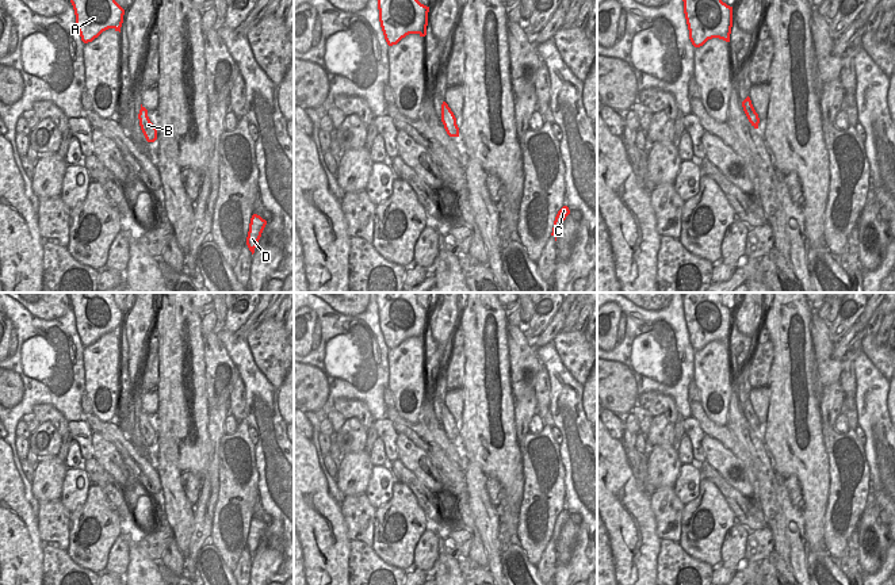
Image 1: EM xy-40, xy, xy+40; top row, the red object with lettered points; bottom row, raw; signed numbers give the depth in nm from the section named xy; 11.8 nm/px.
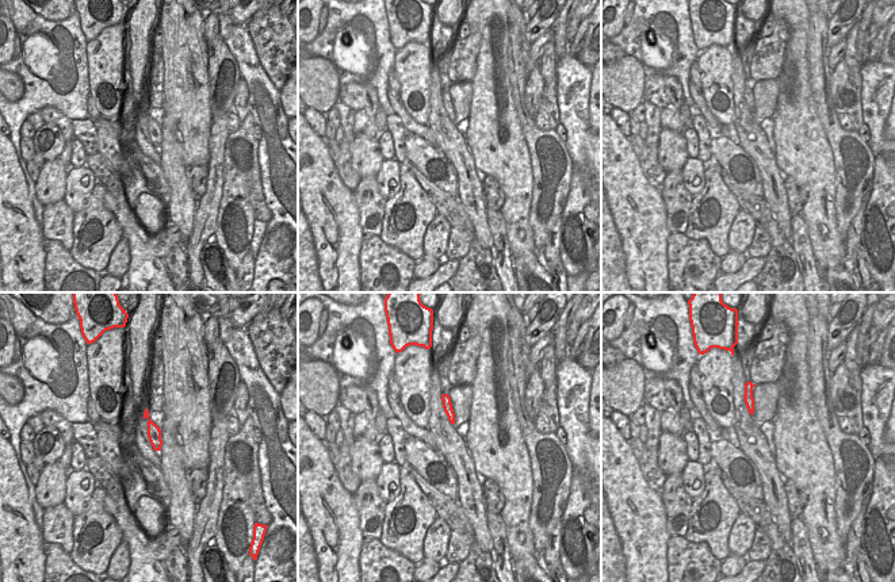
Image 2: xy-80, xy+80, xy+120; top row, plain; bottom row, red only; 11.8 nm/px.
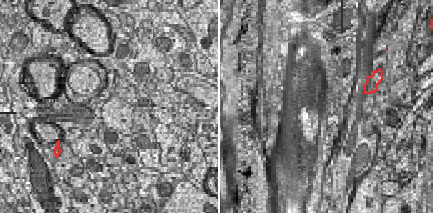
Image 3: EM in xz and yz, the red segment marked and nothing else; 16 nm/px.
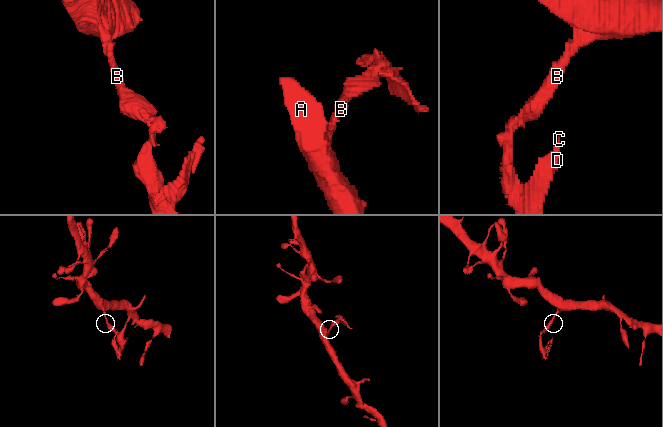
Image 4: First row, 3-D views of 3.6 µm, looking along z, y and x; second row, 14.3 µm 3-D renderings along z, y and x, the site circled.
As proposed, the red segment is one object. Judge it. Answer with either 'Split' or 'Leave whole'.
Split.

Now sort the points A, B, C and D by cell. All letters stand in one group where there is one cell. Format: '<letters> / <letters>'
A / B C D

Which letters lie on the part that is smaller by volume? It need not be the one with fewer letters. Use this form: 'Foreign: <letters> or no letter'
Foreign: B, C, D

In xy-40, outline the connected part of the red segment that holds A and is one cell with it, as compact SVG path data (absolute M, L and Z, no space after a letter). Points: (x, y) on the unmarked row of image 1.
M69 292L69 299L84 347L108 332L121 336L125 313L115 305L112 292Z

